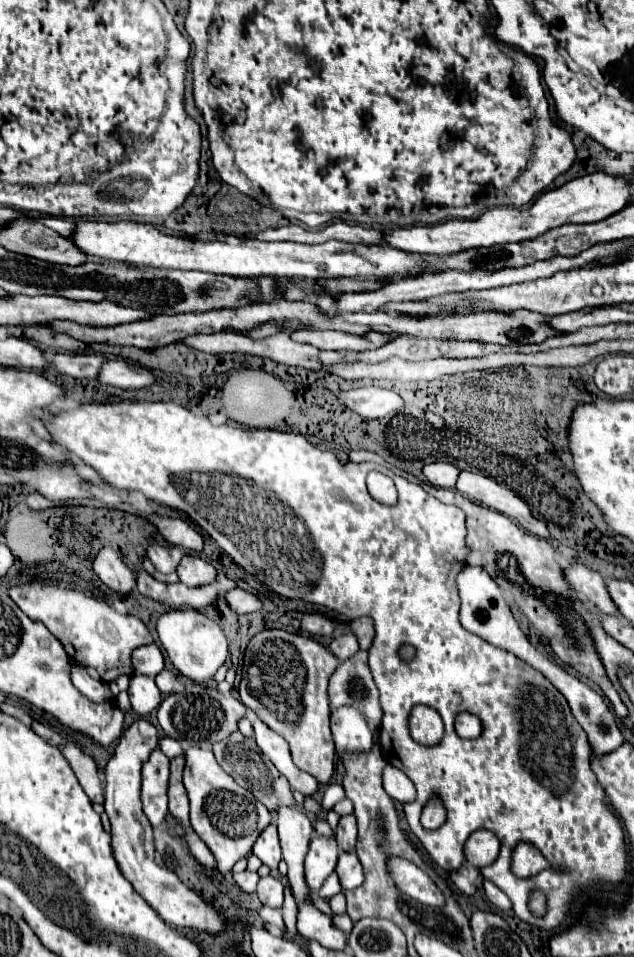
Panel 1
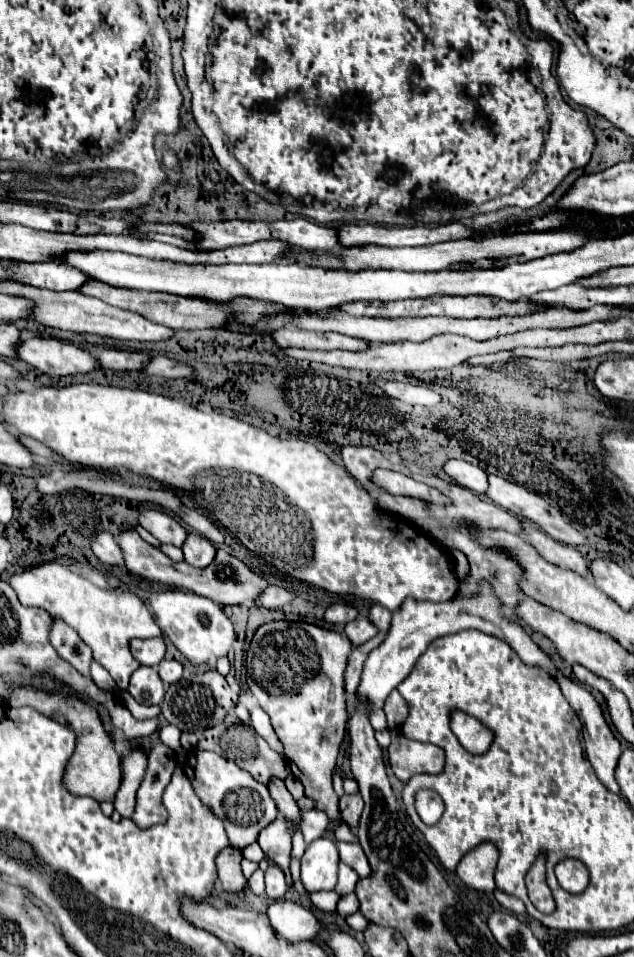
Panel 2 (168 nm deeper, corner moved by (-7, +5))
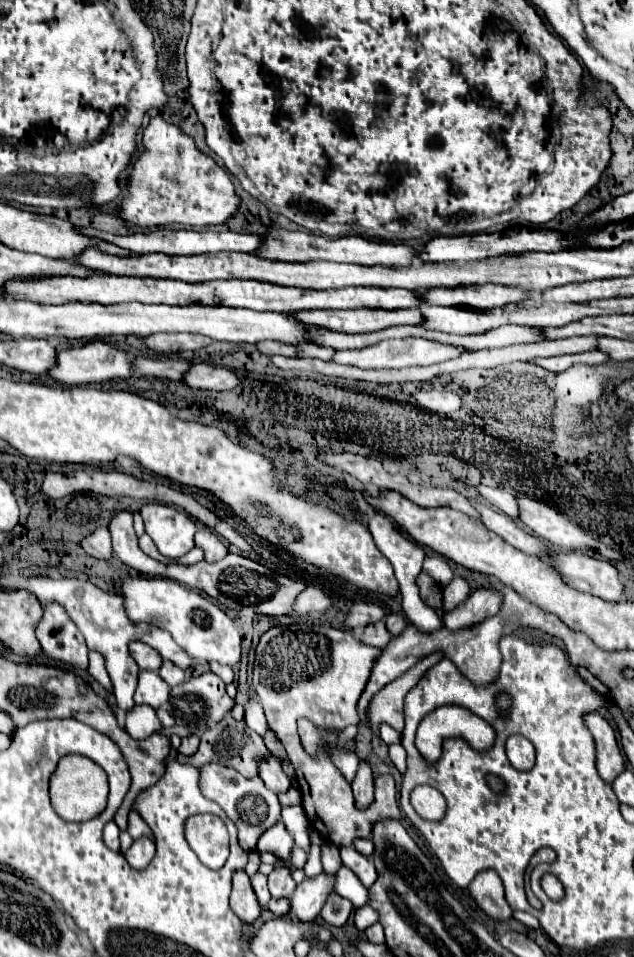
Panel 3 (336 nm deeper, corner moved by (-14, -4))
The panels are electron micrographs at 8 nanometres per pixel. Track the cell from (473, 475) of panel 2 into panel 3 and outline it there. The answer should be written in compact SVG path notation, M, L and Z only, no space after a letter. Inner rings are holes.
M479 487L479 493L499 511L503 511L505 515L519 519L519 505L515 501L515 497L503 489L487 489L487 487Z

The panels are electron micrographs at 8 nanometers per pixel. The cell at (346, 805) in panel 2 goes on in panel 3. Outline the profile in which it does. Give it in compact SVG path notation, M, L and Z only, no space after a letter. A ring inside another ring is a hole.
M359 763L357 775L351 781L351 787L353 787L357 807L365 809L373 801L373 771L371 771L369 763Z

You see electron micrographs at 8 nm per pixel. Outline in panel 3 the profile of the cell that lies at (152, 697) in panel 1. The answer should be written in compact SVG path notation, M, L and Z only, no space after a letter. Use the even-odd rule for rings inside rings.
M139 671L135 703L159 709L165 707L167 701L169 701L169 685L161 679L161 675L155 671Z

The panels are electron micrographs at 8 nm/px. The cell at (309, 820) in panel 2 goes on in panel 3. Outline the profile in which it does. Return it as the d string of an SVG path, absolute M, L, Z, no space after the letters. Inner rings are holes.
M313 831L311 833L311 851L309 851L309 859L307 859L307 863L305 863L305 867L303 867L303 871L305 871L305 875L311 879L311 877L315 877L315 875L319 875L321 873L321 843L323 843L323 839L319 837L319 833L317 831Z

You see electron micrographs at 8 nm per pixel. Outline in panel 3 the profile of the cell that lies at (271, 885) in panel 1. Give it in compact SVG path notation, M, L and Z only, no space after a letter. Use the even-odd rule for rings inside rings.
M277 865L269 873L269 891L271 891L271 897L275 899L281 899L281 897L289 899L289 895L295 891L295 881L287 865Z

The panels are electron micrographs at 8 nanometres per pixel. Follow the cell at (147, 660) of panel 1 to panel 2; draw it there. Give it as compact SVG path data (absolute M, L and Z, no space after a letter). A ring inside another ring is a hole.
M162 638L132 640L130 648L132 648L132 656L144 666L158 666L166 654L166 646Z

